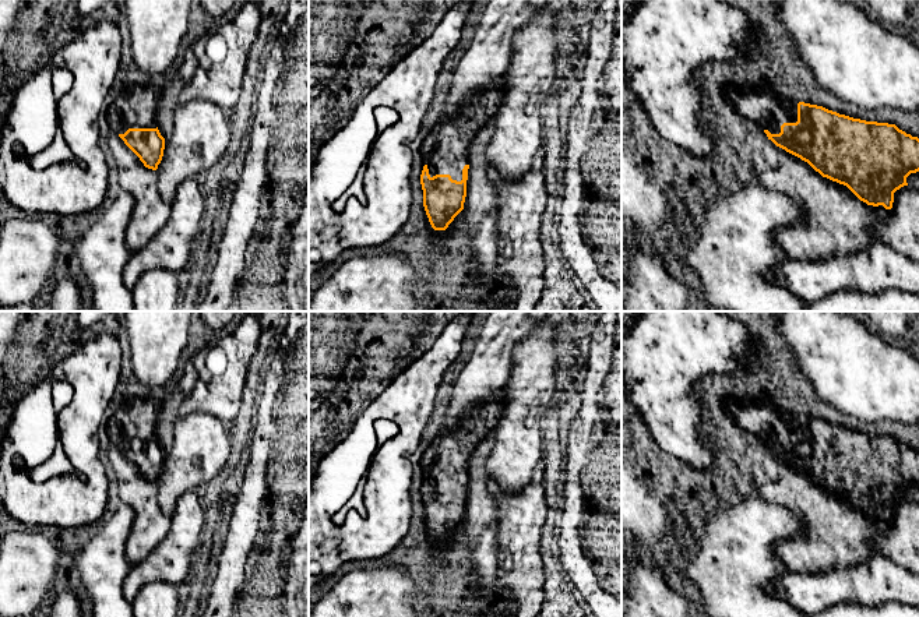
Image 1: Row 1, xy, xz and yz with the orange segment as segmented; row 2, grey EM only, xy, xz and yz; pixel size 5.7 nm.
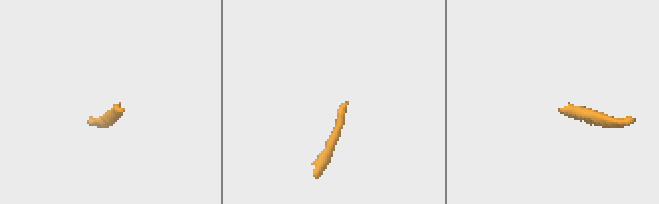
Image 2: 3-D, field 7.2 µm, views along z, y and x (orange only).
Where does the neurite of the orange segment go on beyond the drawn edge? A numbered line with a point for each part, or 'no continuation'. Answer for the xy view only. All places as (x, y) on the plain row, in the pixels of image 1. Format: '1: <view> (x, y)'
1: xy (136, 420)

